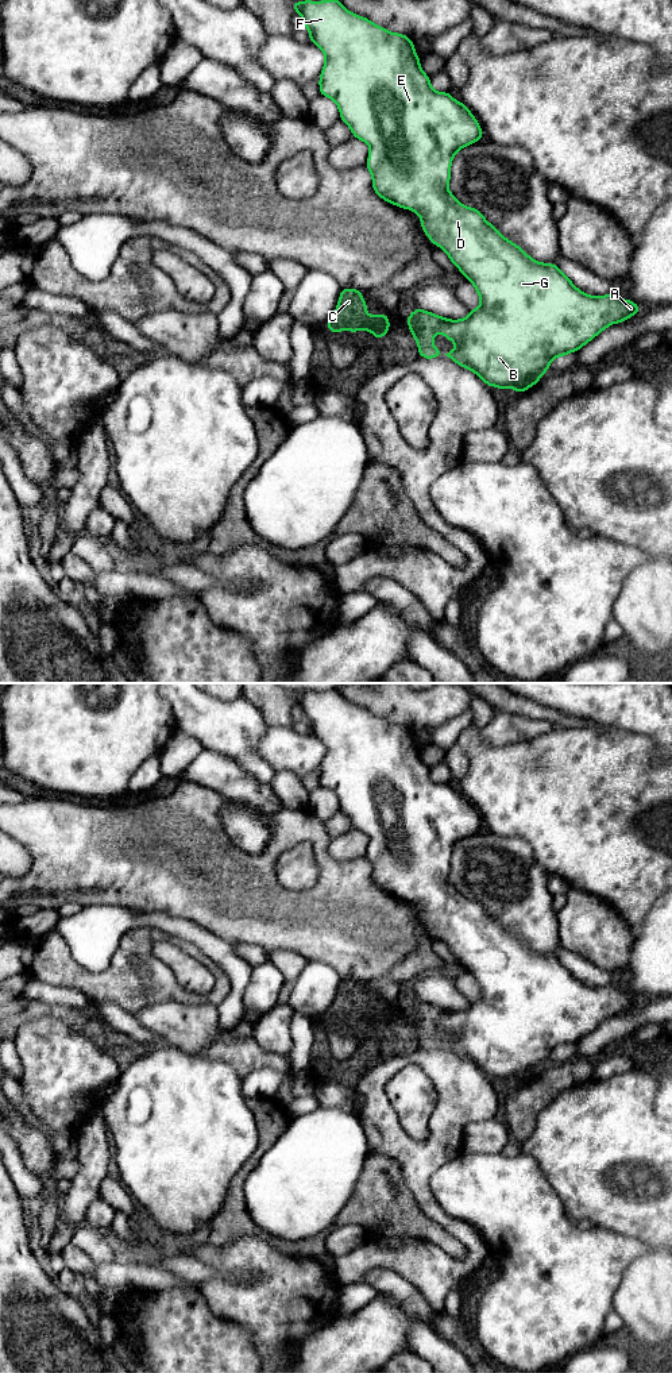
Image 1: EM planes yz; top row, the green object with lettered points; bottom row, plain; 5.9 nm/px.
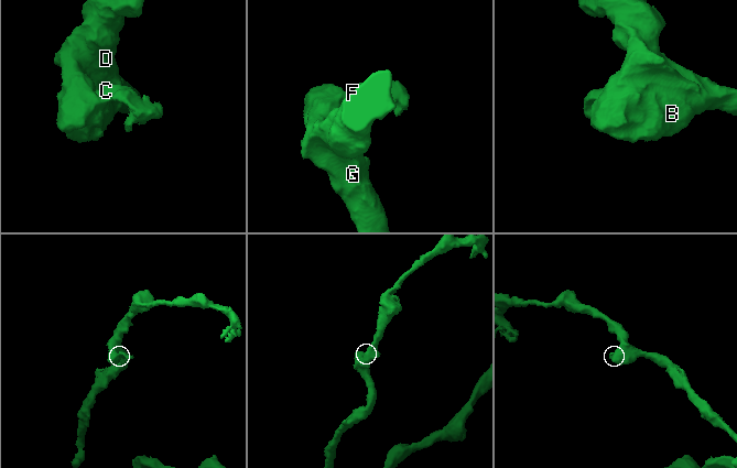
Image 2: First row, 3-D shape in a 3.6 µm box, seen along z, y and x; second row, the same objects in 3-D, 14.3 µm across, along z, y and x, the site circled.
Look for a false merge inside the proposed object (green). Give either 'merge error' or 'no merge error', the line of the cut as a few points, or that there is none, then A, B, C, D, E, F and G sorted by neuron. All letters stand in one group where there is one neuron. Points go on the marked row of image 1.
no merge error | no cut | A B C D E F G

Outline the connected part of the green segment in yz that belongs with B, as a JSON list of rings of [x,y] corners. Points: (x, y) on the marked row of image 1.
[[[305,0],[291,4],[294,12],[301,15],[310,42],[325,55],[318,80],[320,96],[332,99],[340,111],[340,120],[351,128],[354,138],[370,146],[366,167],[372,177],[372,190],[385,201],[416,212],[428,239],[447,252],[479,294],[480,305],[470,309],[468,316],[460,320],[445,319],[417,306],[410,316],[403,317],[421,358],[443,355],[433,346],[433,338],[440,332],[456,344],[444,355],[475,373],[487,386],[502,390],[514,387],[518,396],[548,373],[555,358],[576,352],[611,324],[625,323],[641,311],[636,302],[619,298],[613,290],[607,296],[583,293],[557,265],[536,262],[490,224],[480,211],[456,200],[448,189],[452,159],[459,150],[482,139],[483,130],[461,101],[455,100],[449,92],[436,92],[432,88],[430,77],[420,66],[413,39],[389,32],[370,19],[349,12],[339,0]]]

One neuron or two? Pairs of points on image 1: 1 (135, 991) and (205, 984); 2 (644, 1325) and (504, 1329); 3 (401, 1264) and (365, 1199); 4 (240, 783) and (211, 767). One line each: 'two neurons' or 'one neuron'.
1: two neurons
2: two neurons
3: two neurons
4: one neuron

